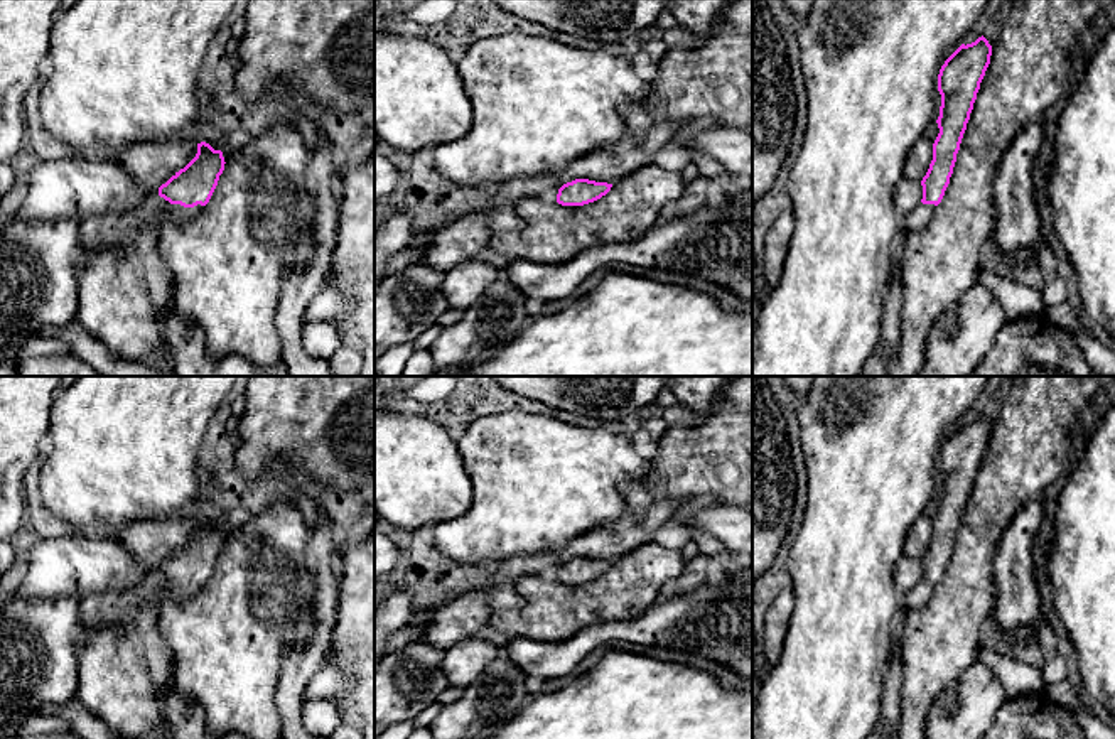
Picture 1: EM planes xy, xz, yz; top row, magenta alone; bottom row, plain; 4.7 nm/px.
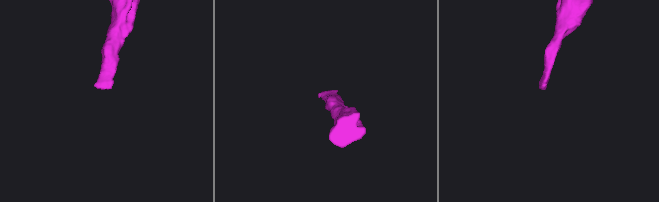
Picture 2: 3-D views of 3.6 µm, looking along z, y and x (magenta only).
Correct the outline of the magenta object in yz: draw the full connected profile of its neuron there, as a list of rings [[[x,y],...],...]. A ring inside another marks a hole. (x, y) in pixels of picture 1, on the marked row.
[[[982,35],[972,44],[961,44],[940,69],[940,133],[933,143],[933,160],[921,181],[923,199],[906,218],[897,243],[906,233],[921,231],[945,196],[990,56],[992,46]]]

